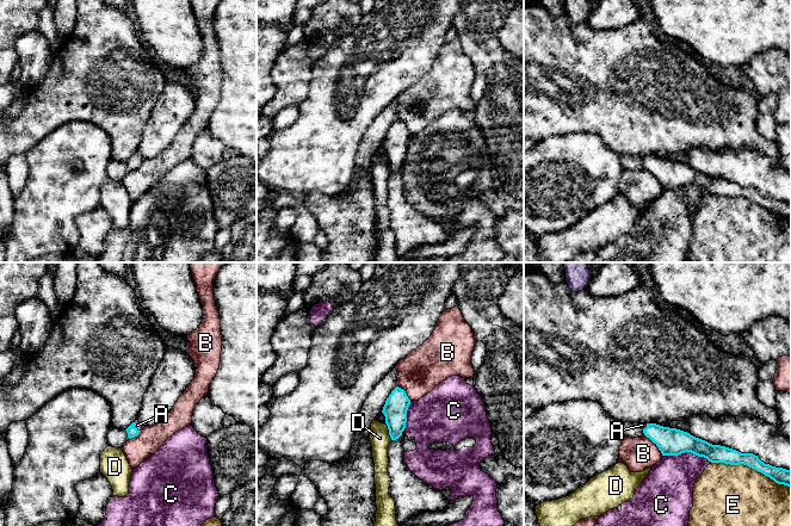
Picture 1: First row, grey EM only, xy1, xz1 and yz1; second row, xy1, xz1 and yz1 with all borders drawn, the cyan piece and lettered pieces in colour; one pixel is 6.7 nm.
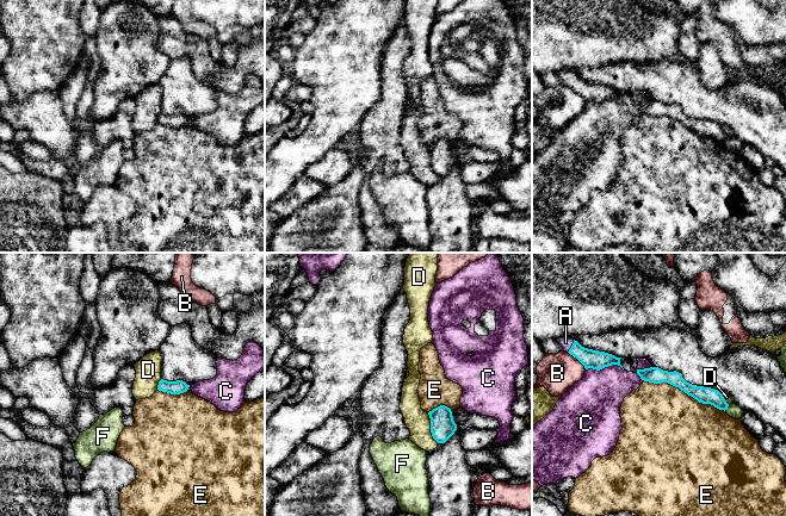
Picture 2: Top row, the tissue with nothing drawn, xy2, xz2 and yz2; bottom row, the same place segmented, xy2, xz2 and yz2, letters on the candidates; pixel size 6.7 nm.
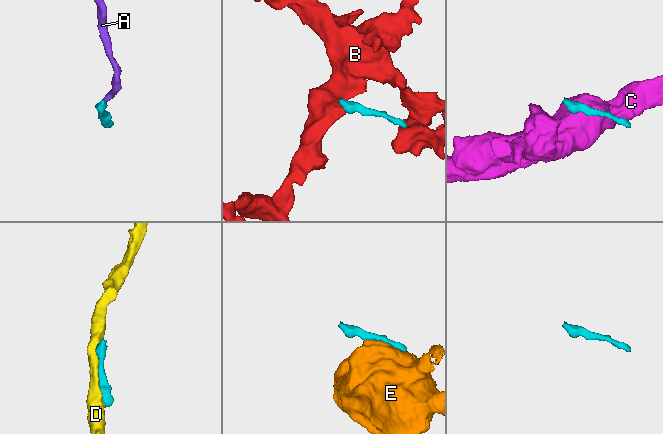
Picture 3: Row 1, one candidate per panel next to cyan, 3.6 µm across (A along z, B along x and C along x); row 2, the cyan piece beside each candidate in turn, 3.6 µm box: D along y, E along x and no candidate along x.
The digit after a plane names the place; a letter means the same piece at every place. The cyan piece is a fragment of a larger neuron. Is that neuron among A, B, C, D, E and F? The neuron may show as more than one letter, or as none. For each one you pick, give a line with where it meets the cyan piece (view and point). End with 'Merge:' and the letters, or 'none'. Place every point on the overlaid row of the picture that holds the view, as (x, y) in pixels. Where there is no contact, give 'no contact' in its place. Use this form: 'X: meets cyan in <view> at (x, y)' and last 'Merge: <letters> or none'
A: meets cyan in yz2 at (571, 346)
Merge: A

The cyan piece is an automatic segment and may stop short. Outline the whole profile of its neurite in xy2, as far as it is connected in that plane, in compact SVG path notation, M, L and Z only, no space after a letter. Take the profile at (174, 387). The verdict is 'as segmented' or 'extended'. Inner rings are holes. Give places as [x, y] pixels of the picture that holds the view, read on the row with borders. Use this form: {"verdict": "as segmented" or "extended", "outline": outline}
{"verdict": "as segmented", "outline": "M161 379L157 385L157 390L162 392L167 392L171 394L180 394L184 393L188 390L190 385L187 385L182 380L177 380L177 381L167 381Z"}

